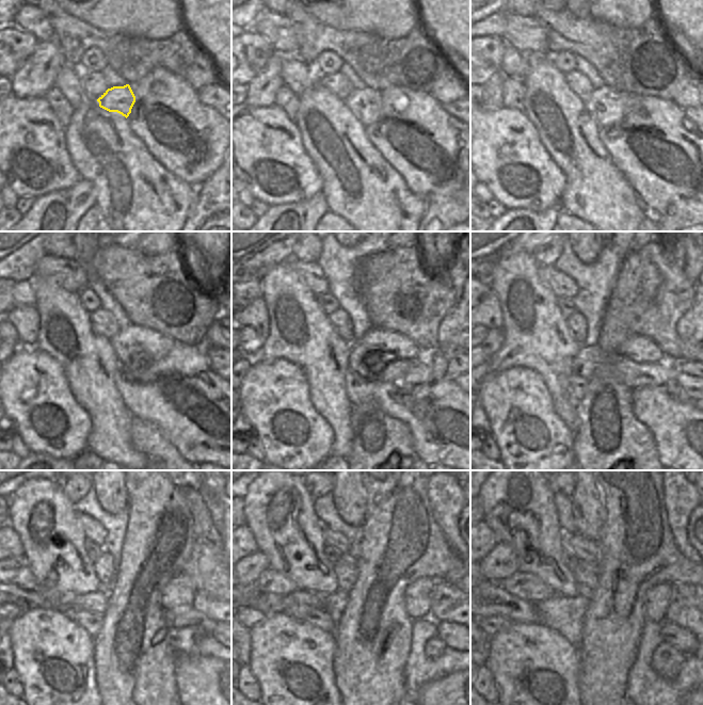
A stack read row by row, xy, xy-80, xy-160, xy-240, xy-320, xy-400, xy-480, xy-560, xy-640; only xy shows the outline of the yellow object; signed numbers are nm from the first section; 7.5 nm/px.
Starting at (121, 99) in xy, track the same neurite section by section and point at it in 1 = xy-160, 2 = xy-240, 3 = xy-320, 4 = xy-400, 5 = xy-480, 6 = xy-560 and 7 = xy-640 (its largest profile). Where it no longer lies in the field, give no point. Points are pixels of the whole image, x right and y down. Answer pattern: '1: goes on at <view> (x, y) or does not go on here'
1: goes on at xy-160 (608, 106)
2: goes on at xy-240 (133, 343)
3: goes on at xy-320 (392, 345)
4: goes on at xy-400 (638, 348)
5: goes on at xy-480 (180, 590)
6: goes on at xy-560 (418, 594)
7: goes on at xy-640 (657, 598)

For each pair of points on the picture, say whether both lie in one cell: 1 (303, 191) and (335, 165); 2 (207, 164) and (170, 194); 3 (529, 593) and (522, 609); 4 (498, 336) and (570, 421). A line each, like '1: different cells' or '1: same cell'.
1: different cells
2: different cells
3: different cells
4: different cells

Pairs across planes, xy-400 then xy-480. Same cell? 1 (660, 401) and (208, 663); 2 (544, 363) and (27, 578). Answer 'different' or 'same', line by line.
1: same
2: different

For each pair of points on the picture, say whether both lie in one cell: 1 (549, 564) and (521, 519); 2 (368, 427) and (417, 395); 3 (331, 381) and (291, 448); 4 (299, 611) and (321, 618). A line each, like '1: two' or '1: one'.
1: one
2: two
3: two
4: one

